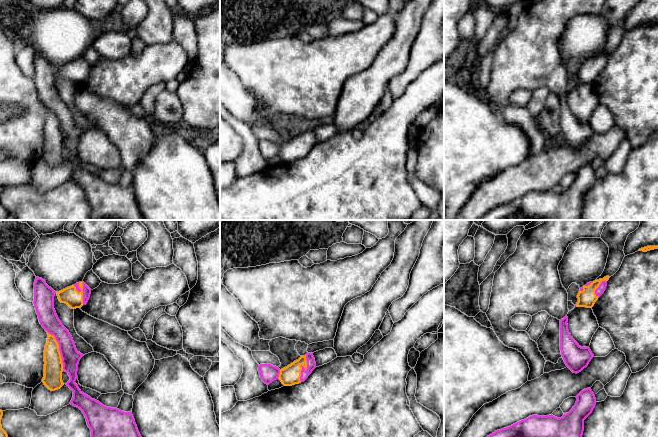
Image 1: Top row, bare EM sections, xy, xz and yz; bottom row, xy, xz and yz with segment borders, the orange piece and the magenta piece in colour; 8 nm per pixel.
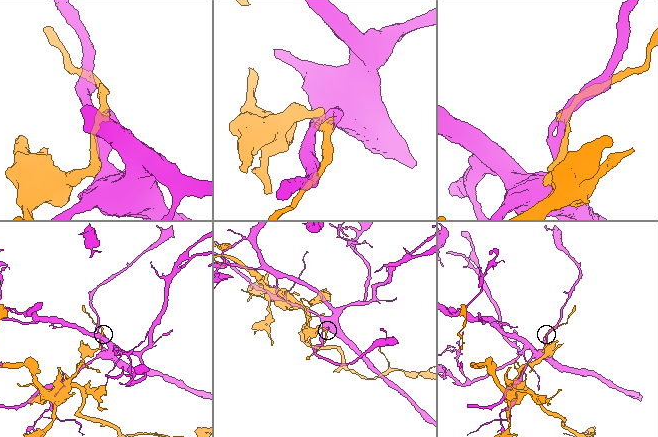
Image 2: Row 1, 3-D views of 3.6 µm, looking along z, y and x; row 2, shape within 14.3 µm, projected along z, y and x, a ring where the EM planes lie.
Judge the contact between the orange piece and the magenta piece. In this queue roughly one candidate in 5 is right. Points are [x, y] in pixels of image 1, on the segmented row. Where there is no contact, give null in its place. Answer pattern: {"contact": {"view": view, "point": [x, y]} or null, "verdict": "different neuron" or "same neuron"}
{"contact": {"view": "xy", "point": [58, 349]}, "verdict": "different neuron"}

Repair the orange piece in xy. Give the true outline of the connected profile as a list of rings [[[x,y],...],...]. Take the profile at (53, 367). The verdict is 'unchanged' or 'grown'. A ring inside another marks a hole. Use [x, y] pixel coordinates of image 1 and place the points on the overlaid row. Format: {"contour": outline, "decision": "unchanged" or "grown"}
{"contour": [[[48,334],[47,343],[44,350],[44,377],[42,382],[51,391],[60,389],[64,383],[62,381],[63,363],[59,351],[59,344],[55,337]]], "decision": "unchanged"}

